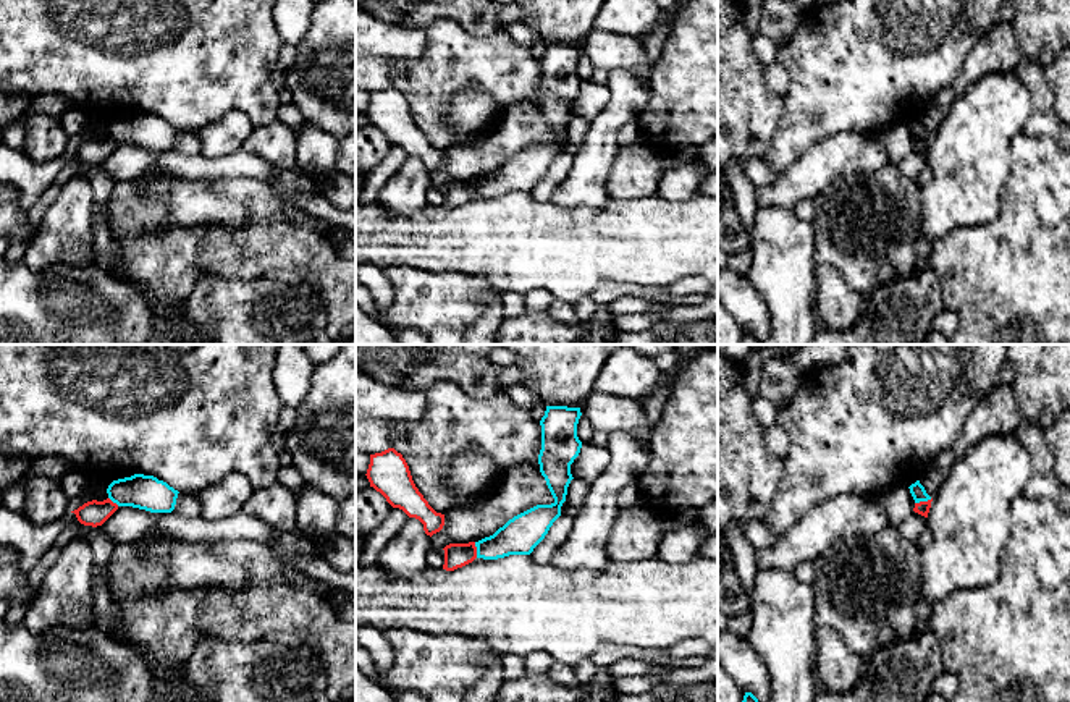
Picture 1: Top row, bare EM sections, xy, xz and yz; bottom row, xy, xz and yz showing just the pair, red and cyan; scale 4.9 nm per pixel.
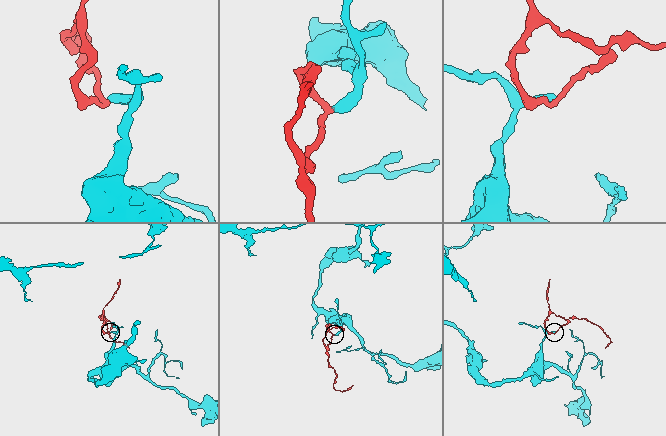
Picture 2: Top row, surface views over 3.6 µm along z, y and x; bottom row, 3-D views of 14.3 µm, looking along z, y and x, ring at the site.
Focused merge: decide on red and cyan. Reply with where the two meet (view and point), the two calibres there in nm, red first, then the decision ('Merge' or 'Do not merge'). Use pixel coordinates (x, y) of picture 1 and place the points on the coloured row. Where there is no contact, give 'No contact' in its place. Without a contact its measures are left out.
Touches red at yz (923, 502). Thickness 70 nm (red) against 70 nm. Do not merge

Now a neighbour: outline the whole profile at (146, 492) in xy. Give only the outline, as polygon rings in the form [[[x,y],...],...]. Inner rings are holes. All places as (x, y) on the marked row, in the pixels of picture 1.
[[[134,474],[113,480],[107,493],[118,506],[133,506],[150,513],[171,513],[179,492],[154,476]]]

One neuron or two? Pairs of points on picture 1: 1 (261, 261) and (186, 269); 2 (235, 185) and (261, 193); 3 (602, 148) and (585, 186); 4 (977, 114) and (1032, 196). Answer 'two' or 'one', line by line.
1: one
2: one
3: one
4: two

